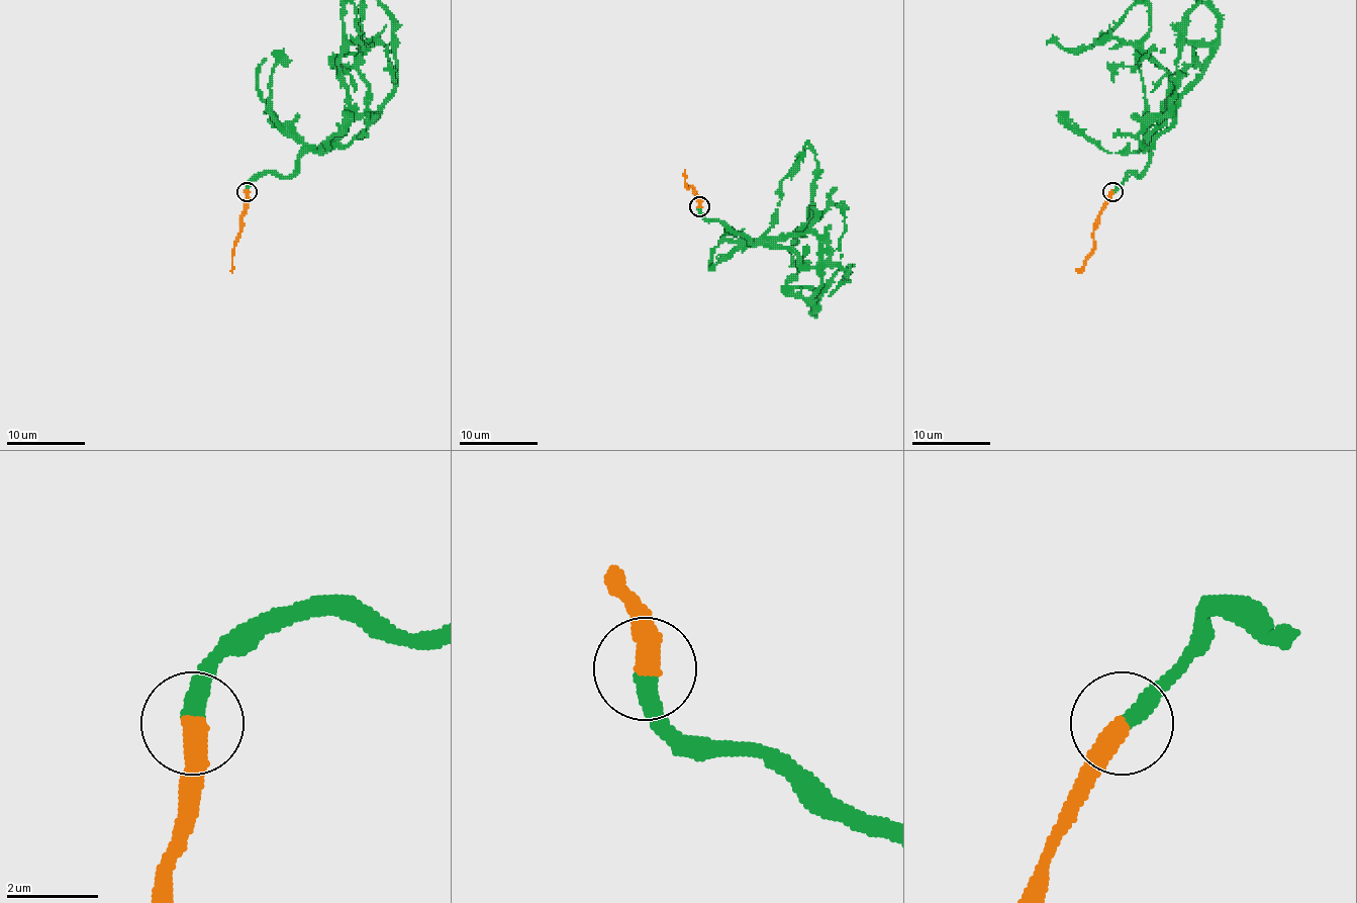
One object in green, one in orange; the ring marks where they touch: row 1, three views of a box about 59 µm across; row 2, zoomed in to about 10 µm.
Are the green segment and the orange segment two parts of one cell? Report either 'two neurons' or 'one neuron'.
one neuron

